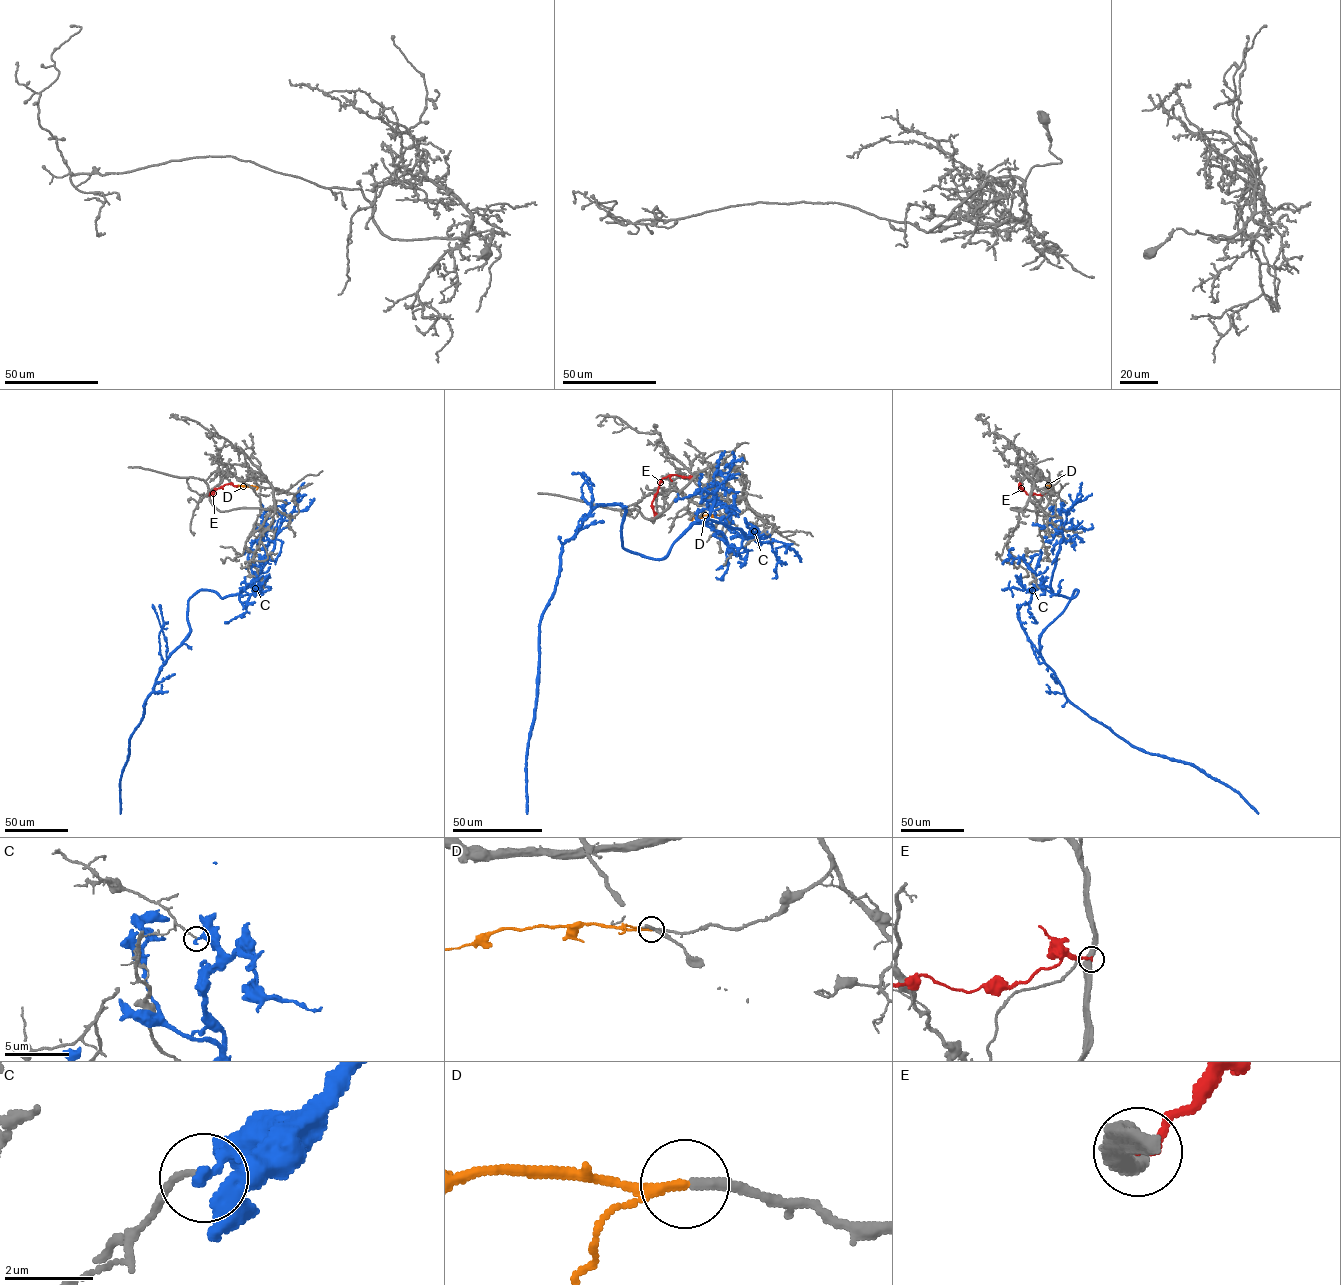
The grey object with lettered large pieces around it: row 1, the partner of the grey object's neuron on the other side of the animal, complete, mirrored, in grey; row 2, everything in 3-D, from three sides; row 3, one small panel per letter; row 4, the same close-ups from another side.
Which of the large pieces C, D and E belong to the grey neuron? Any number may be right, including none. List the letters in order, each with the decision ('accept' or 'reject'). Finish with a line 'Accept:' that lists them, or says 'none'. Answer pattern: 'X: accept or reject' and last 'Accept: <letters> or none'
C: reject
D: accept
E: reject
Accept: D

